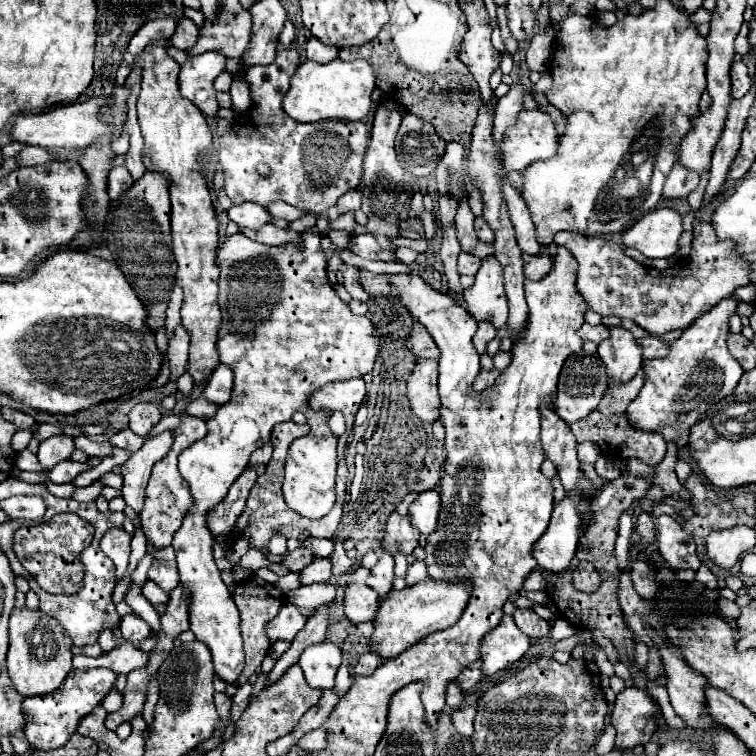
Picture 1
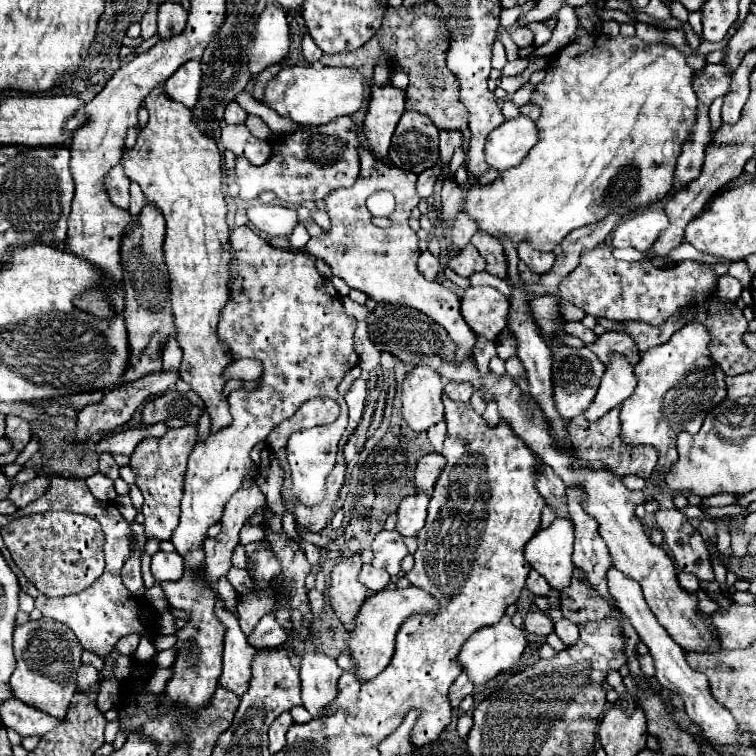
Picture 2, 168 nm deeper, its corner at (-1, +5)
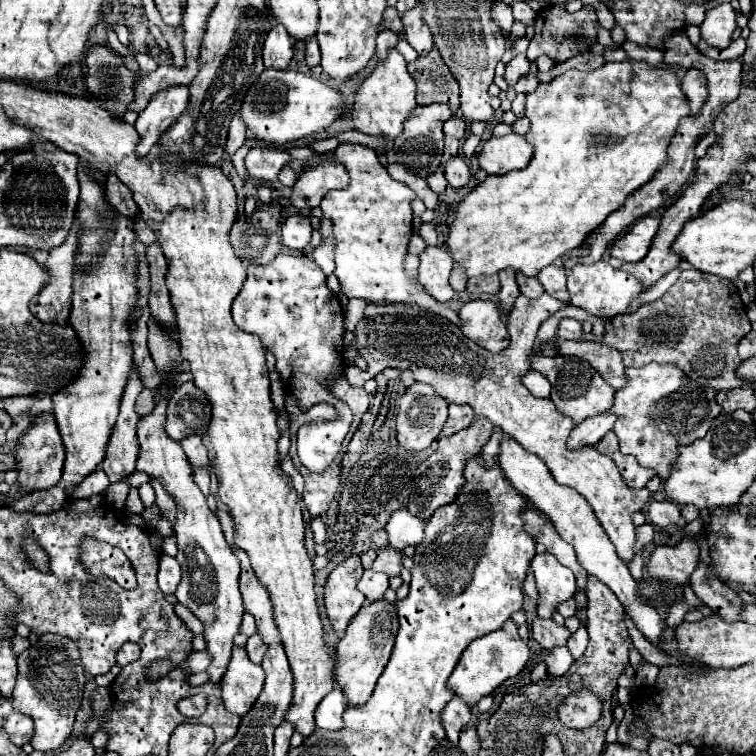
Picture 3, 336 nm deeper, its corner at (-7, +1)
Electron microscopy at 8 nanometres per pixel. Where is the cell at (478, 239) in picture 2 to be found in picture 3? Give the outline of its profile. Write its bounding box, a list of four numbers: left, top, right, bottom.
[499,269,521,315]

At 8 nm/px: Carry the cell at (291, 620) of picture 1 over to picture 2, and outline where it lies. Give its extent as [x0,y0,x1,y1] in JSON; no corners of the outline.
[247,613,287,649]

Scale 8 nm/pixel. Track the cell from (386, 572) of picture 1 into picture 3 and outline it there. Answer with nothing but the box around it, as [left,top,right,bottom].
[357,569,389,601]

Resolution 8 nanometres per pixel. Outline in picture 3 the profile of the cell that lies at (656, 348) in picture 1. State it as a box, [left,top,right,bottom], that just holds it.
[553,337,627,389]

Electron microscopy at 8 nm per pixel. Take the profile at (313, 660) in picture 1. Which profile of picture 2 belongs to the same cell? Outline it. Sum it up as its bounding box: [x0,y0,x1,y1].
[301,649,341,717]

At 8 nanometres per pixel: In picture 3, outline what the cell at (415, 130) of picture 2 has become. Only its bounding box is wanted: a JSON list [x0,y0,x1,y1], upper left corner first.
[393,103,453,179]

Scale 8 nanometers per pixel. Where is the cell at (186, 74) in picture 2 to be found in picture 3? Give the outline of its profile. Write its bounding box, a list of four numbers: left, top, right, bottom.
[135,85,189,155]

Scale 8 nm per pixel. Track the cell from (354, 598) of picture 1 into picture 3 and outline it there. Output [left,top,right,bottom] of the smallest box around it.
[325,555,367,631]

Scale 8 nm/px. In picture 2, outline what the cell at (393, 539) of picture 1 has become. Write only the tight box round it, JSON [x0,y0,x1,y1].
[371,531,407,577]

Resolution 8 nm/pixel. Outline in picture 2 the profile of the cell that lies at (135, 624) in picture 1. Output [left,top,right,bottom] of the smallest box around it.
[117,635,139,657]

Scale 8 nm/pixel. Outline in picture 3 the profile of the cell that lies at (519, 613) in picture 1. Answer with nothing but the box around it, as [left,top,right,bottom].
[531,617,571,649]

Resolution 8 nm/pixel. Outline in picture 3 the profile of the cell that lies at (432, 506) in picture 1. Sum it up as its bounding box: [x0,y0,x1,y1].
[385,509,425,549]

